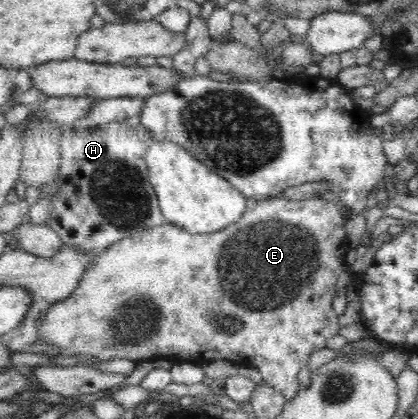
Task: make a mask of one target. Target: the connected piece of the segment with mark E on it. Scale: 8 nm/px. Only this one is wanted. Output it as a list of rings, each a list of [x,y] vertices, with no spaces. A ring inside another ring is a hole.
[[[318,195],[309,199],[289,200],[281,197],[250,198],[243,214],[236,223],[231,223],[221,231],[193,234],[177,225],[164,223],[134,237],[116,241],[104,251],[96,253],[93,263],[85,269],[79,287],[67,297],[49,307],[37,334],[41,342],[53,344],[63,355],[87,355],[96,357],[97,362],[110,359],[130,359],[136,363],[153,363],[161,356],[178,355],[180,361],[205,365],[219,360],[227,360],[239,366],[252,366],[263,376],[262,382],[280,391],[287,401],[291,401],[299,391],[299,373],[308,368],[311,353],[326,347],[327,339],[337,335],[340,327],[338,315],[333,310],[333,291],[339,275],[345,269],[344,257],[351,248],[347,241],[345,219],[341,218],[336,202],[323,200]]]

